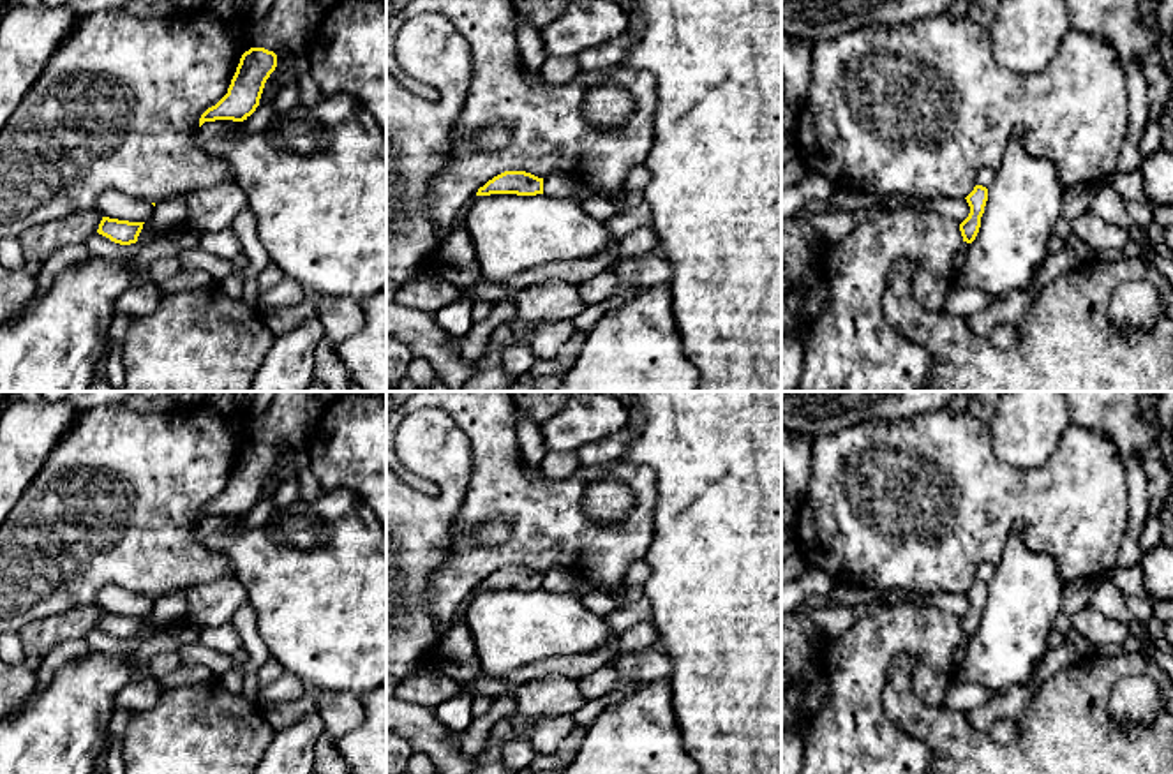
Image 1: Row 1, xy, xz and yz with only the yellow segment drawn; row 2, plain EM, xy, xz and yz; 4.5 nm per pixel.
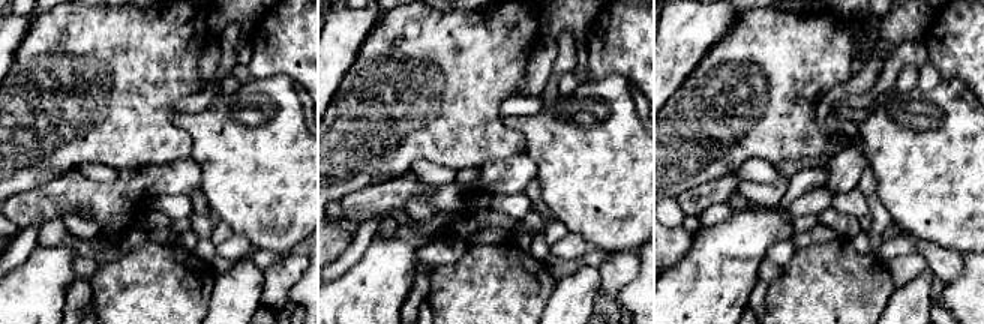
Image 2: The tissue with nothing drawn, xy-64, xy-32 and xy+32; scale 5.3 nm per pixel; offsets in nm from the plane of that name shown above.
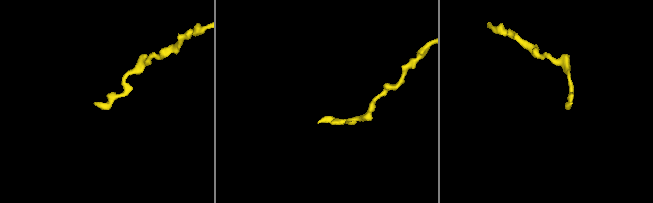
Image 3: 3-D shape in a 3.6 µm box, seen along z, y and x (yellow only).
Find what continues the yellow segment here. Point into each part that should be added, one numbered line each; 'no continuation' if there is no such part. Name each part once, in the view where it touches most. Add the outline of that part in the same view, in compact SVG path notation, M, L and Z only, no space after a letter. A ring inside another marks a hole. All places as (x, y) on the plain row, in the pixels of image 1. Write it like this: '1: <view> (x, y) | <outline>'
no continuation

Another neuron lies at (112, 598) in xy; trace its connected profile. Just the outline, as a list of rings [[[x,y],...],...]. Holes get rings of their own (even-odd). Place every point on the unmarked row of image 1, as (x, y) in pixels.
[[[111,584],[97,592],[93,603],[102,612],[129,617],[150,617],[155,601],[146,594],[132,592]]]

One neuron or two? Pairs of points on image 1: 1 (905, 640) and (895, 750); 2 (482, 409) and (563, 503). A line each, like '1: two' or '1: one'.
1: one
2: one

